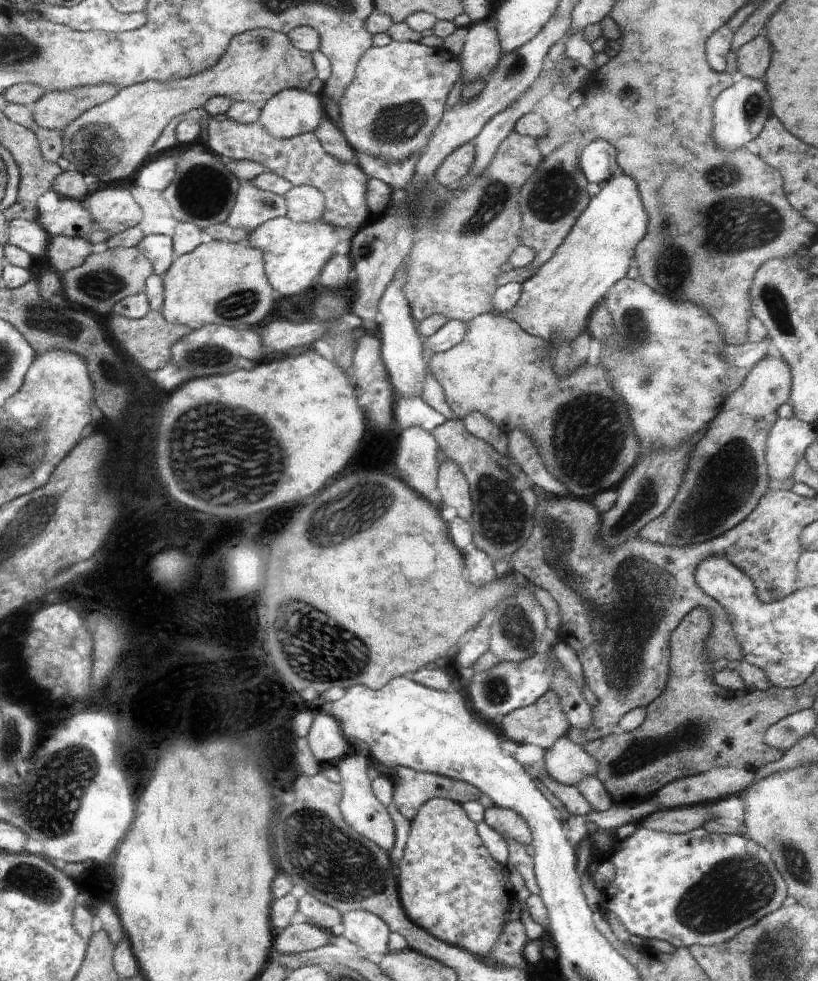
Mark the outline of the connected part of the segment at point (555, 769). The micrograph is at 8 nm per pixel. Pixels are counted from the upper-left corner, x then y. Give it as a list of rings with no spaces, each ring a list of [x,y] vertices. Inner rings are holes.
[[[564,735],[552,748],[546,750],[546,772],[553,780],[563,785],[576,785],[582,778],[596,776],[600,770],[596,758],[592,758],[583,747],[574,744]]]

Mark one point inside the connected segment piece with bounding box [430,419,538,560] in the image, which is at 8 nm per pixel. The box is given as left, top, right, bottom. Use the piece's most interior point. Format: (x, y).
(503, 499)

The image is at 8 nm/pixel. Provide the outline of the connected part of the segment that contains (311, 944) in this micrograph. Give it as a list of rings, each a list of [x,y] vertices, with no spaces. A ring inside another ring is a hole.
[[[312,924],[288,926],[274,942],[274,950],[278,954],[300,954],[302,952],[322,948],[330,944],[333,934]]]

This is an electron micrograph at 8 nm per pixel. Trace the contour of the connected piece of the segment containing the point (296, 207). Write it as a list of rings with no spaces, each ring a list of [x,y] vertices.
[[[308,185],[293,186],[284,196],[287,215],[292,222],[320,222],[326,208],[324,194]]]

